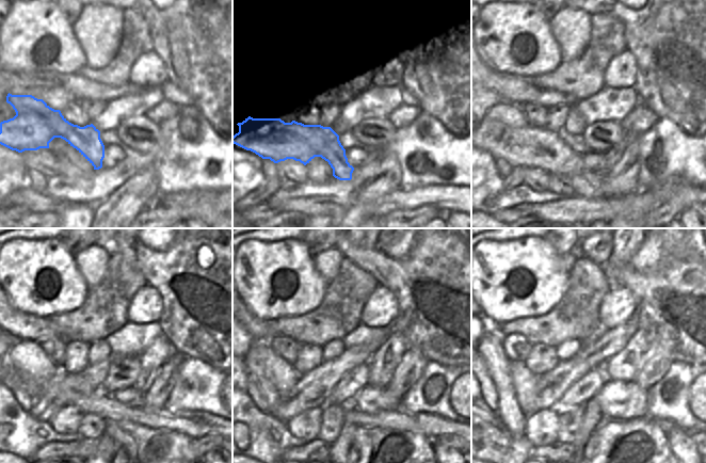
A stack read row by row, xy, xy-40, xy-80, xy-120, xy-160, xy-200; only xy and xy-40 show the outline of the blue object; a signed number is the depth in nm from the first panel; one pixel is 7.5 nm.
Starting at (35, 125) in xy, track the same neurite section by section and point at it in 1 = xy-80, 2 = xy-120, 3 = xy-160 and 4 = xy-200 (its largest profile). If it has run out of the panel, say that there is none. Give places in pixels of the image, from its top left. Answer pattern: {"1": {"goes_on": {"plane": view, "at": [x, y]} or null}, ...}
{"1": {"goes_on": {"plane": "xy-80", "at": [561, 153]}}, "2": {"goes_on": {"plane": "xy-120", "at": [99, 402]}}, "3": {"goes_on": {"plane": "xy-160", "at": [432, 426]}}, "4": {"goes_on": {"plane": "xy-200", "at": [667, 426]}}}

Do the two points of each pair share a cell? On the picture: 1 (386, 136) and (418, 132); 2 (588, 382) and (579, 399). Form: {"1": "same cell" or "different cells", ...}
{"1": "different cells", "2": "same cell"}

